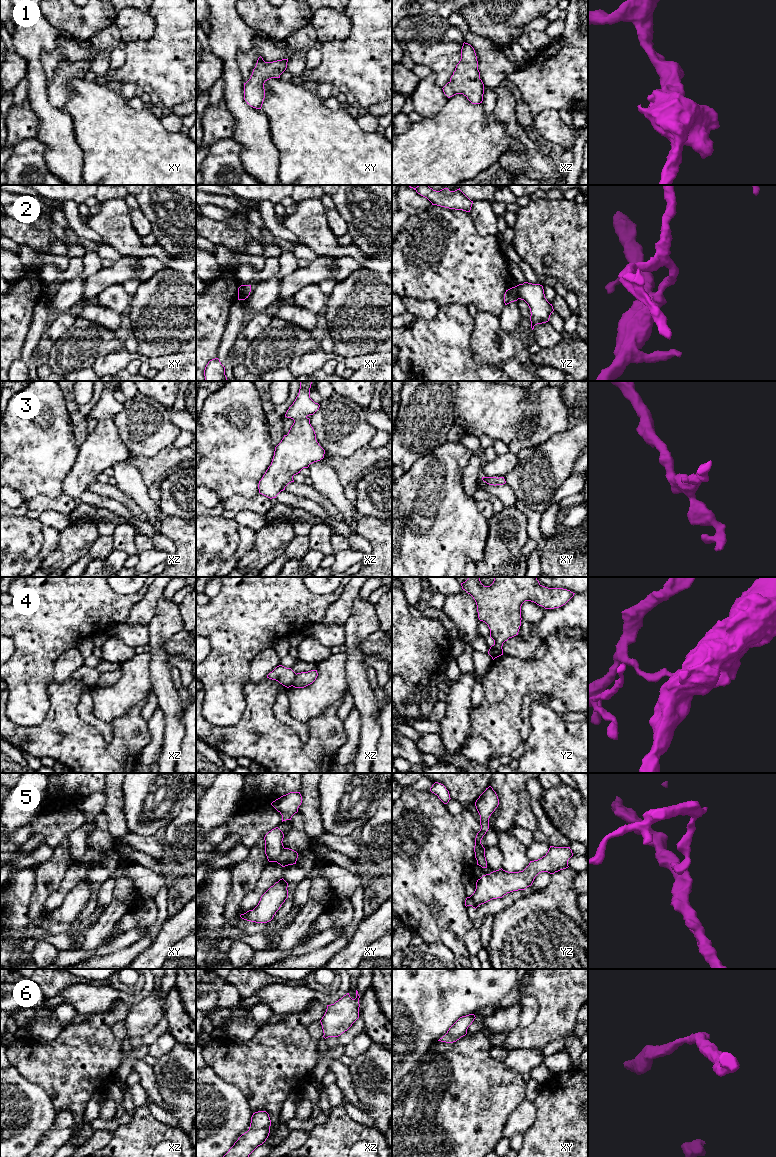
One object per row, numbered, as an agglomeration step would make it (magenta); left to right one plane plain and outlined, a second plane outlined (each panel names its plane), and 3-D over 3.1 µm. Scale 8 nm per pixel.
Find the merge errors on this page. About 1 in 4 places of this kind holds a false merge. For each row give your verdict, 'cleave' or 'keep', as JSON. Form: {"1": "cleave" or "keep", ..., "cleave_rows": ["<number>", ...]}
{"1": "keep", "2": "cleave", "3": "keep", "4": "cleave", "5": "cleave", "6": "keep", "cleave_rows": ["2", "4", "5"]}

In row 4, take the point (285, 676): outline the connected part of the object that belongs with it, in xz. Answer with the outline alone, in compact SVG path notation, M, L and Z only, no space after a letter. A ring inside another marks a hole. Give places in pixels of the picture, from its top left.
M279 665L267 675L267 678L276 680L283 686L289 688L293 685L295 676L296 673L291 668Z

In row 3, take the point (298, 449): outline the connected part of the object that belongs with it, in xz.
M300 381L298 396L285 414L294 423L275 447L271 465L259 481L259 493L270 499L294 482L293 476L303 468L324 458L325 450L317 442L308 418L320 407L310 398L311 384L312 381Z

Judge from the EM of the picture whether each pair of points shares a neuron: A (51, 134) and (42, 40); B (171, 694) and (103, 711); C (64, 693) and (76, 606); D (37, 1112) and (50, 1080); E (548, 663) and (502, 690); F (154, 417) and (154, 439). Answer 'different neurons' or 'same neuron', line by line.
A: same neuron
B: different neurons
C: different neurons
D: different neurons
E: same neuron
F: same neuron

